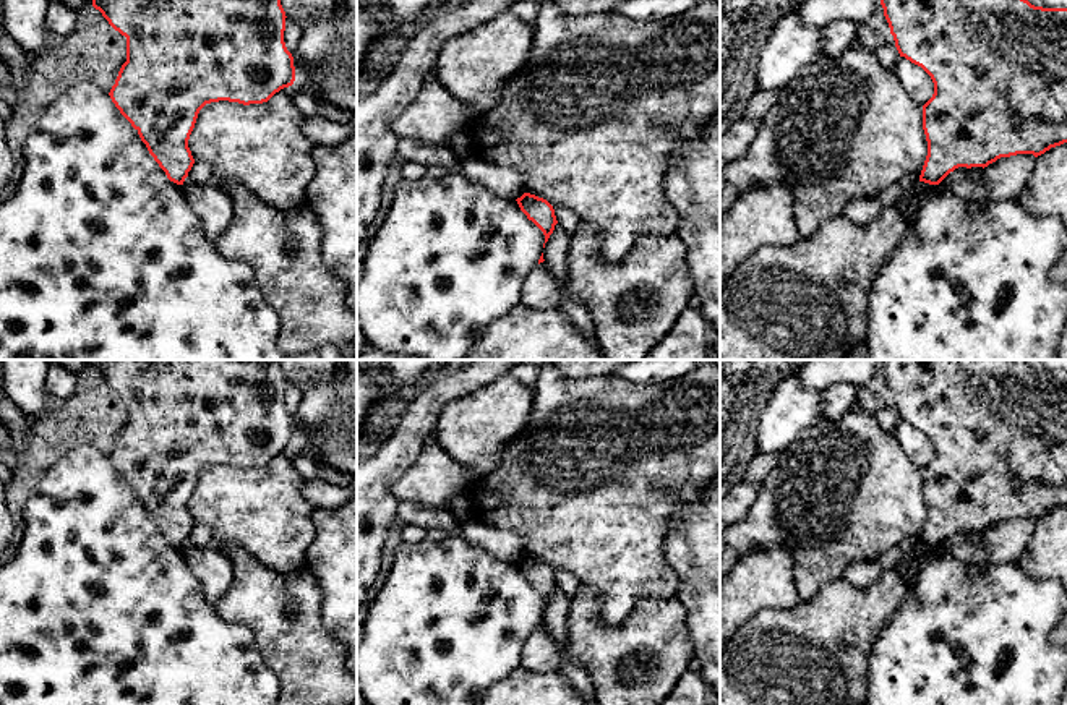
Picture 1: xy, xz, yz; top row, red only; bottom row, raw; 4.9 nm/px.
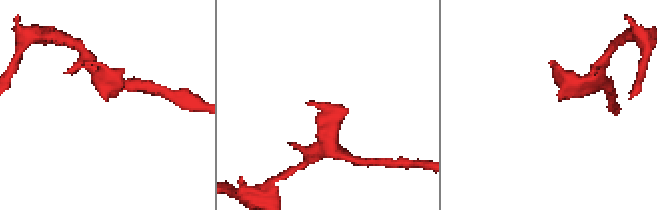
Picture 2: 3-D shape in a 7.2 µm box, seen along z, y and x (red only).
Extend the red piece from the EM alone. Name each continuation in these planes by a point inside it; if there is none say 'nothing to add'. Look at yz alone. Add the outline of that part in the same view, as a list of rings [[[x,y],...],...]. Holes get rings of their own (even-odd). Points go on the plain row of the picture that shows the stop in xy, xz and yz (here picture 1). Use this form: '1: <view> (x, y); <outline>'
nothing to add

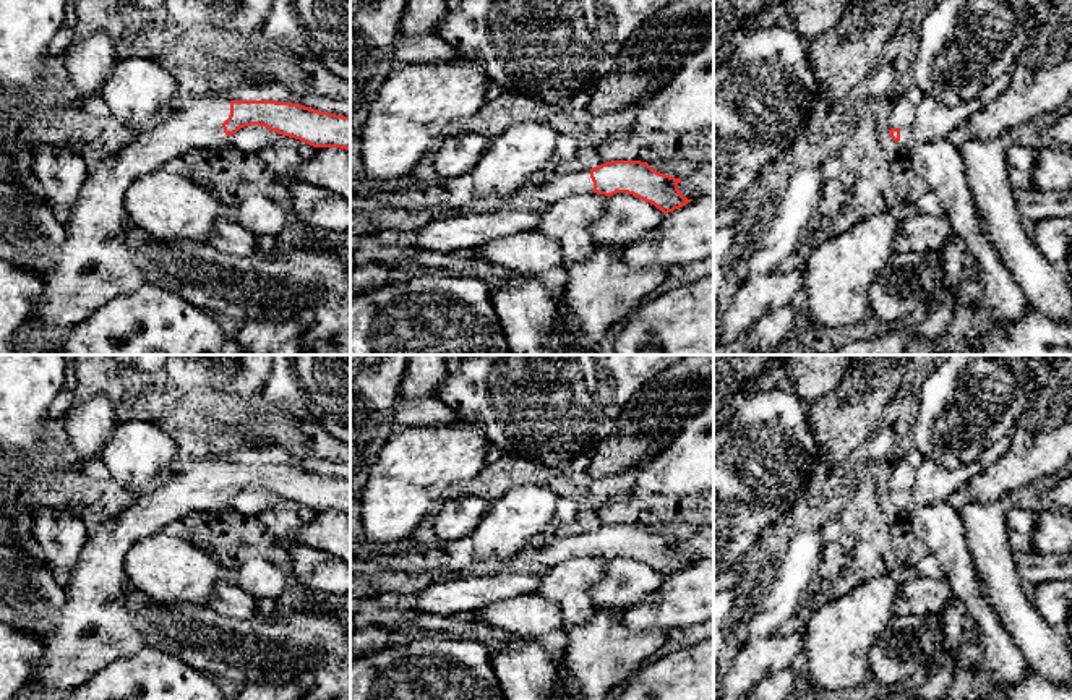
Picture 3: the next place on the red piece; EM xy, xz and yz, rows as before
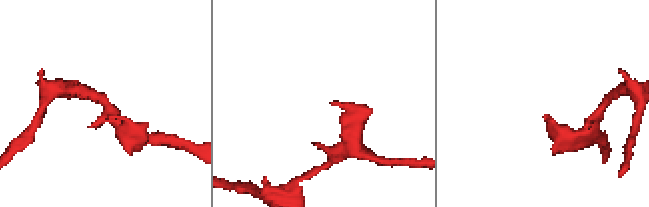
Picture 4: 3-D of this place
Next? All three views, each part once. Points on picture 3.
1: xy (94, 629); [[[222,460],[174,468],[126,510],[88,535],[75,572],[63,578],[66,603],[31,684],[73,690],[109,663],[148,647],[125,606],[125,557],[136,541],[187,515],[227,510],[230,499],[222,486],[229,478],[230,463]]]

